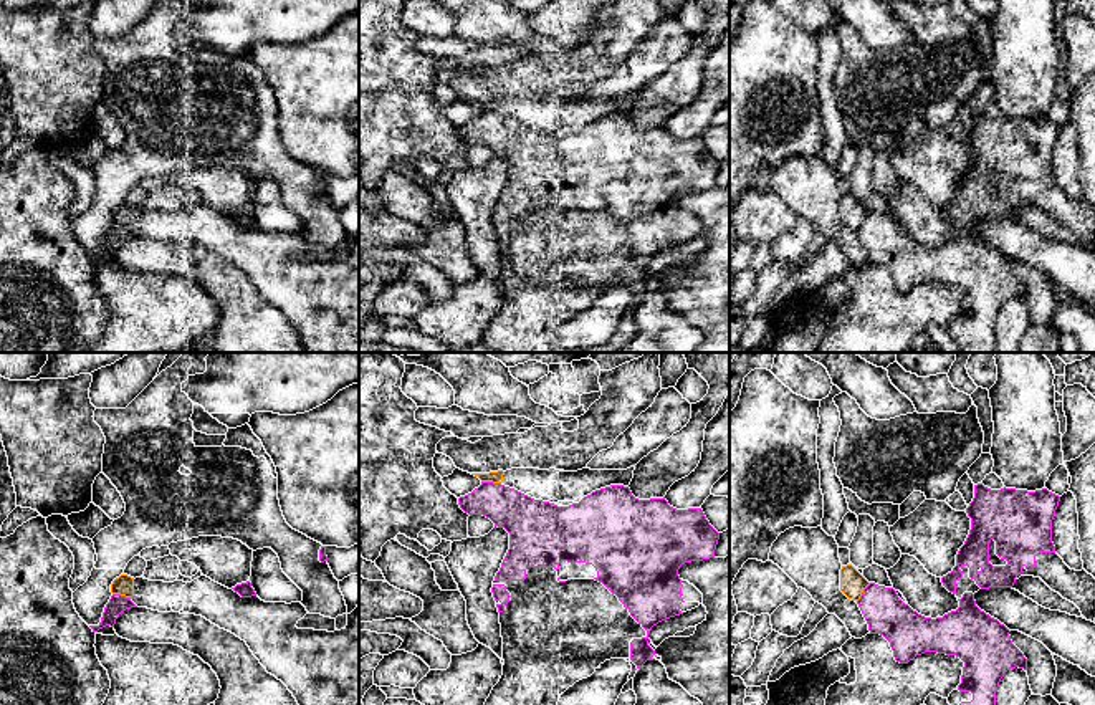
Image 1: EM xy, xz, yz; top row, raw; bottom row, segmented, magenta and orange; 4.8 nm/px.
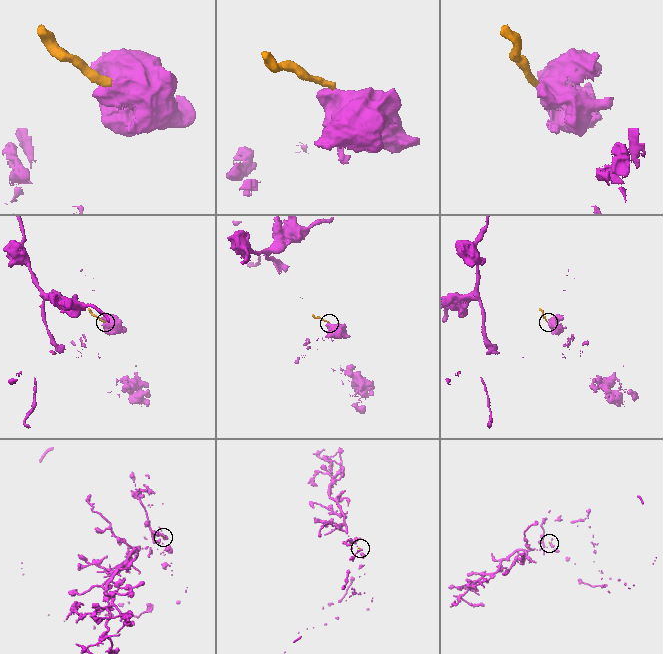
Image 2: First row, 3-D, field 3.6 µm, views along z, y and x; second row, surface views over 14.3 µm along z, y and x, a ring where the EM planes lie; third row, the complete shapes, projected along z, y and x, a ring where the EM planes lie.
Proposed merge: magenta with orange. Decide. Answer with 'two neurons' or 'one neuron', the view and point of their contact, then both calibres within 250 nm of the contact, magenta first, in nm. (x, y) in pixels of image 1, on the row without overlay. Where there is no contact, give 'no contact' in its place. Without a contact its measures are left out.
two neurons; meets magenta in xz at (492, 111); 220 nm thick on the magenta side, 60 nm on the other

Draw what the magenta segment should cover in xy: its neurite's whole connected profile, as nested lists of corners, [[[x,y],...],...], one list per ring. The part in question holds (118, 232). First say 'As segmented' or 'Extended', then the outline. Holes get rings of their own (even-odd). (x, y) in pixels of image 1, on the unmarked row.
As segmented. [[[112,223],[109,232],[104,237],[101,252],[98,255],[89,255],[93,258],[93,261],[98,261],[99,258],[111,255],[114,257],[116,248],[119,247],[119,243],[126,238],[131,237],[137,237],[131,227],[121,225],[121,223]]]

